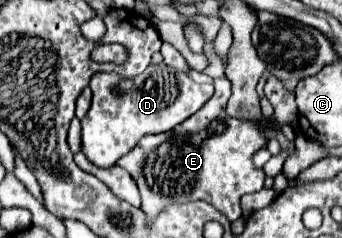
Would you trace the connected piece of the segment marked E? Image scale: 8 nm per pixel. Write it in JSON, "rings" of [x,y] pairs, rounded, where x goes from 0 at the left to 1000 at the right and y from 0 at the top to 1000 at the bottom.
{"rings":[[[632,328],[626,370],[626,403],[596,454],[561,479],[561,496],[544,496],[544,513],[526,513],[509,546],[409,580],[409,597],[339,681],[398,756],[415,874],[433,916],[456,916],[456,899],[491,857],[596,840],[684,933],[708,899],[702,832],[772,790],[778,731],[766,706],[737,689],[737,655],[784,605],[795,571],[789,521],[778,504],[749,513],[673,496],[661,479],[673,336]]]}

